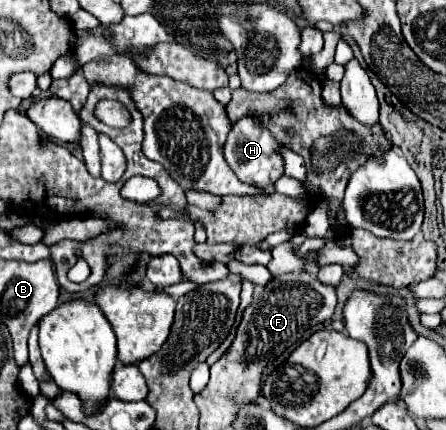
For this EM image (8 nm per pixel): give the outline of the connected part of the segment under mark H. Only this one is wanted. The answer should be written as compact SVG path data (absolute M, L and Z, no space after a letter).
M241 118L239 122L233 124L233 128L227 136L227 144L225 144L223 152L225 152L227 164L231 166L231 170L235 172L235 176L241 182L247 182L247 184L263 188L263 190L273 190L273 182L279 176L283 176L283 160L275 154L277 146L279 144L273 140L269 130L261 126L259 120Z

